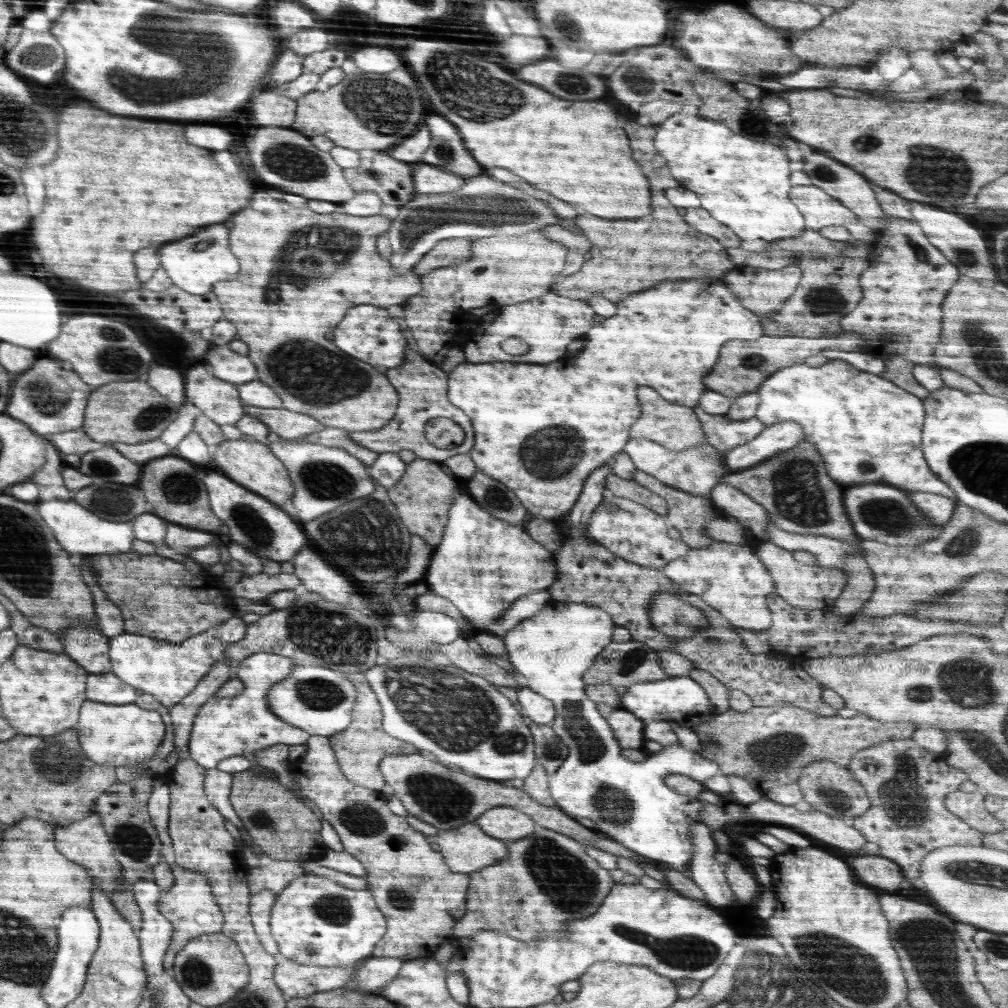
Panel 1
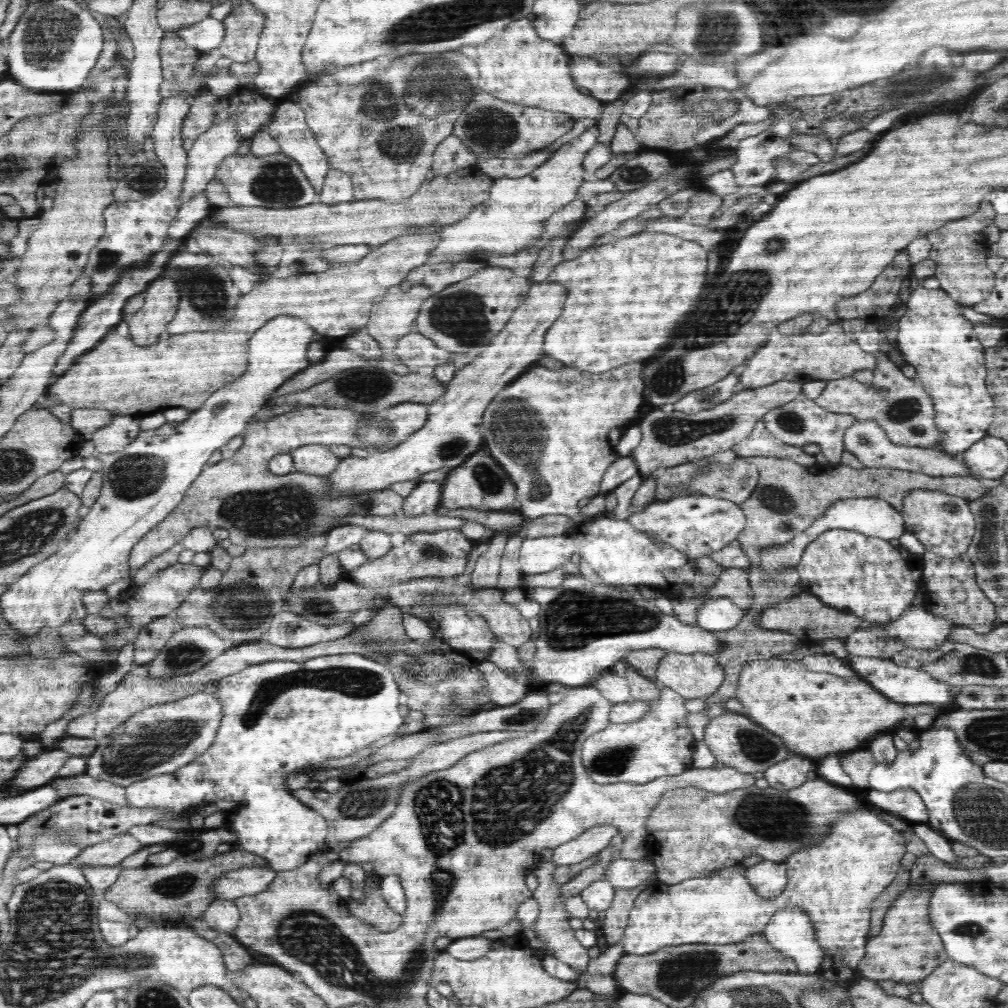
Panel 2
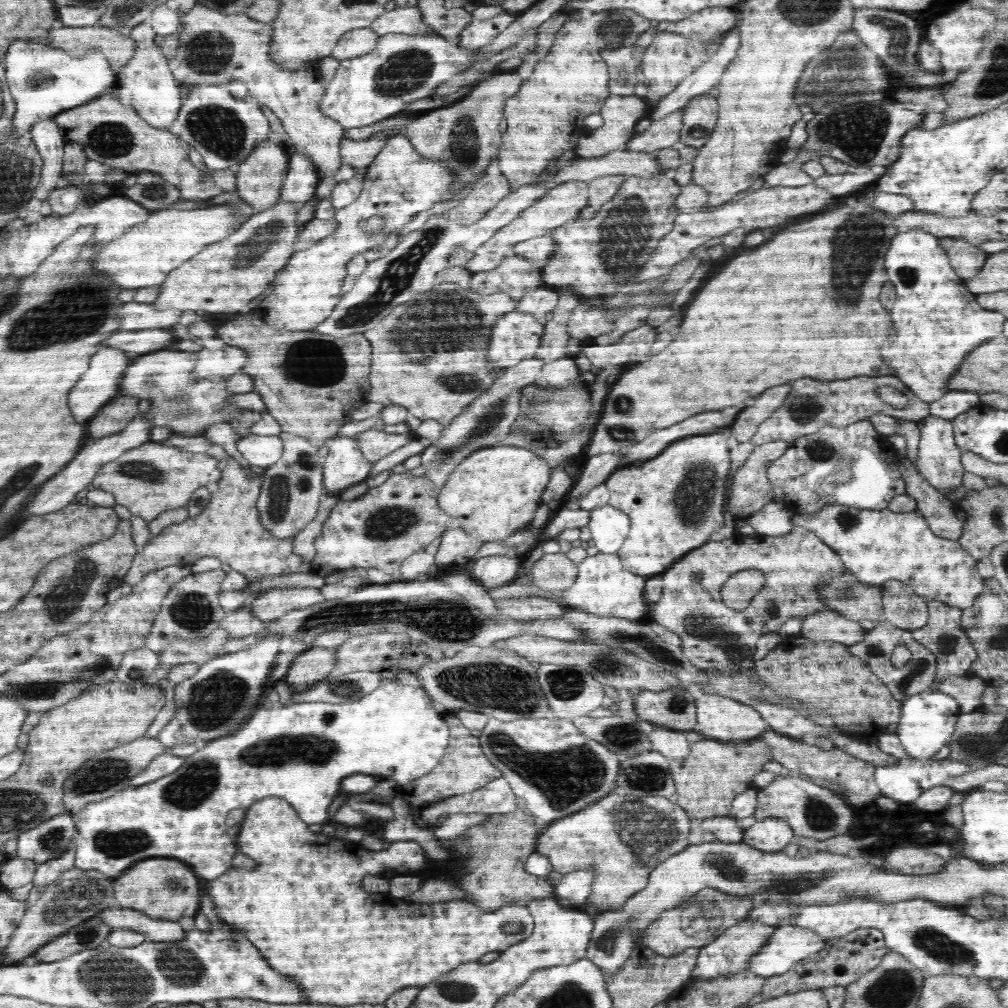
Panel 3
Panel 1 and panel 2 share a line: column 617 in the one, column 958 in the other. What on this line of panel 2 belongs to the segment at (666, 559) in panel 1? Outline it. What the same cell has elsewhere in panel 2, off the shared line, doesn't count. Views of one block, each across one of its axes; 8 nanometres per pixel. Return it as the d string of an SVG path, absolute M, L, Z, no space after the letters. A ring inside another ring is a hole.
M912 489L904 497L901 516L904 517L905 530L914 533L922 541L924 550L946 559L954 559L966 553L975 535L975 516L968 500L948 493Z

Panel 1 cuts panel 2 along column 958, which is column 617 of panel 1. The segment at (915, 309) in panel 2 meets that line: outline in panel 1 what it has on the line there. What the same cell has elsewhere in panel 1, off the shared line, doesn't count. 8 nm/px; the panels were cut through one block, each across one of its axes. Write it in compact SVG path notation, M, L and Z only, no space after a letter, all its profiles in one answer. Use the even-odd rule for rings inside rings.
M708 276L708 278L691 278L690 280L663 280L655 284L652 288L647 288L640 292L632 292L624 300L616 303L617 311L614 316L605 318L602 325L594 323L592 328L588 330L588 342L584 342L584 350L574 357L568 357L567 354L552 364L518 364L510 362L502 363L464 363L456 366L448 375L448 401L454 406L460 408L466 416L470 417L475 432L475 443L467 452L474 462L477 470L480 470L485 476L490 476L504 483L522 503L522 506L532 515L538 515L553 521L560 520L566 516L569 510L574 506L576 499L580 496L583 484L588 480L590 472L596 471L596 468L602 468L602 464L606 464L621 452L624 445L629 441L630 427L638 420L640 416L640 408L636 398L637 388L640 386L649 386L653 388L660 397L670 403L681 405L684 407L696 407L702 396L702 392L706 390L702 384L704 374L708 374L708 370L716 364L718 360L718 352L722 348L724 342L728 340L756 340L760 338L762 326L758 322L758 318L752 312L746 312L746 308L742 308L738 304L738 300L726 288L725 284L720 282L720 276Z

